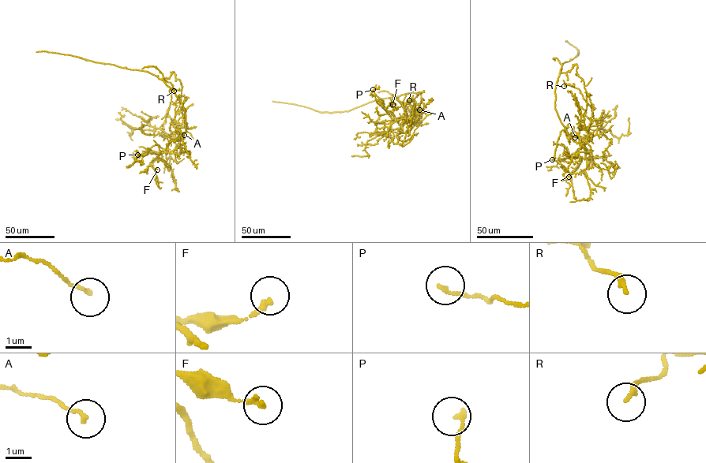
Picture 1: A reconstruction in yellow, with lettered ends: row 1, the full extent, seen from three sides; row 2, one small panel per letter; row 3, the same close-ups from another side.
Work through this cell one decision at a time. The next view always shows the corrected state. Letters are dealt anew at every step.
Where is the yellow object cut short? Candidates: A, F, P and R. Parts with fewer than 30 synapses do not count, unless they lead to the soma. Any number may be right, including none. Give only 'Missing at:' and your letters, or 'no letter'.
Missing at: no letter

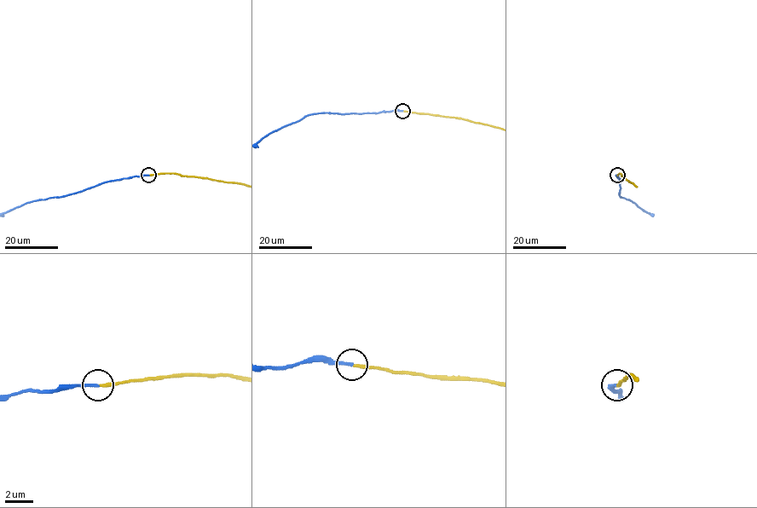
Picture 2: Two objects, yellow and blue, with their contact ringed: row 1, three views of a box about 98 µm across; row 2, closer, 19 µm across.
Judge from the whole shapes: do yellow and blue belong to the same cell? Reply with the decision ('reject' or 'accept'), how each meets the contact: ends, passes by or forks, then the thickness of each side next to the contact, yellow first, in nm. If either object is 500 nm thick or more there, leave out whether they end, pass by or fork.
accept; yellow ends; blue ends; calibres 240 and 240 nm

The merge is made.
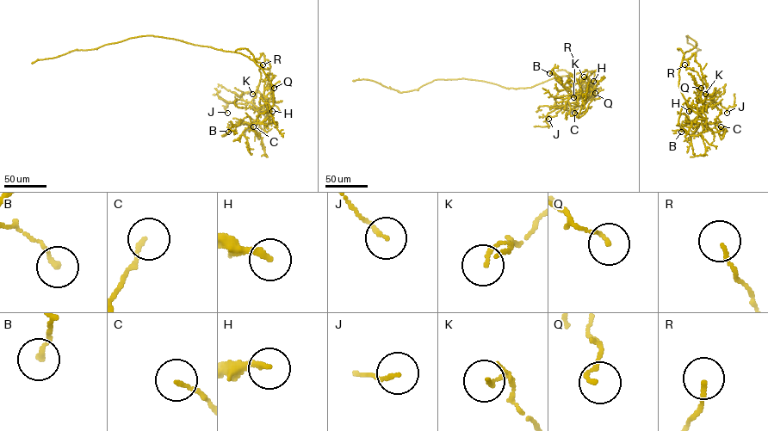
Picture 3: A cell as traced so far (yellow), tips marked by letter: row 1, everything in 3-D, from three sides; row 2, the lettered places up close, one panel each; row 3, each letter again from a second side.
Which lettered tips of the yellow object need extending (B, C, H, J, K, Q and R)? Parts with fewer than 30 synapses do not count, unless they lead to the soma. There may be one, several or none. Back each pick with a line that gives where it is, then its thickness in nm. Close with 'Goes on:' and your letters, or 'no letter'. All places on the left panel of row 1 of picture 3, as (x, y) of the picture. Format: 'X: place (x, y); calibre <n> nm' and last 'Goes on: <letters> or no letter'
H: place (272, 111); calibre 240 nm
Goes on: H

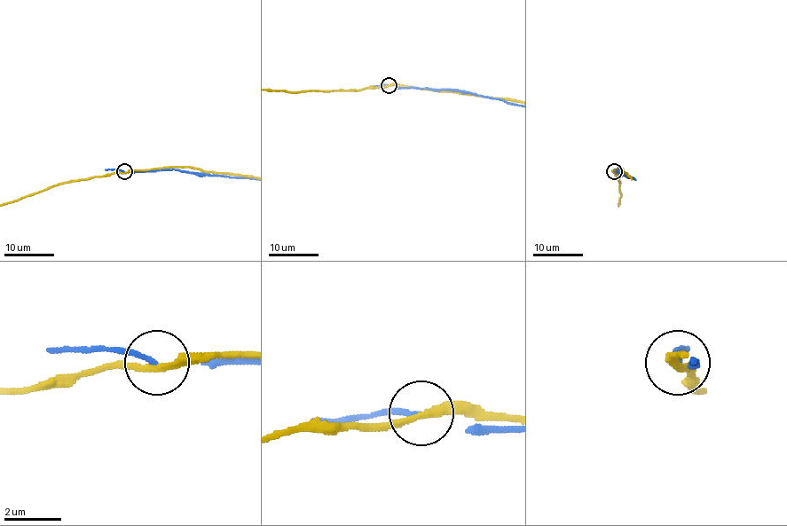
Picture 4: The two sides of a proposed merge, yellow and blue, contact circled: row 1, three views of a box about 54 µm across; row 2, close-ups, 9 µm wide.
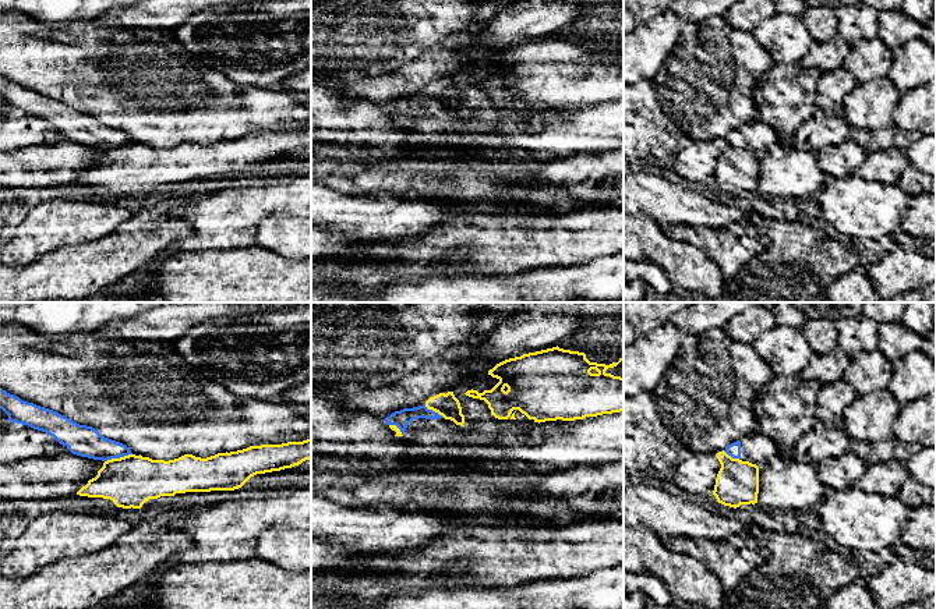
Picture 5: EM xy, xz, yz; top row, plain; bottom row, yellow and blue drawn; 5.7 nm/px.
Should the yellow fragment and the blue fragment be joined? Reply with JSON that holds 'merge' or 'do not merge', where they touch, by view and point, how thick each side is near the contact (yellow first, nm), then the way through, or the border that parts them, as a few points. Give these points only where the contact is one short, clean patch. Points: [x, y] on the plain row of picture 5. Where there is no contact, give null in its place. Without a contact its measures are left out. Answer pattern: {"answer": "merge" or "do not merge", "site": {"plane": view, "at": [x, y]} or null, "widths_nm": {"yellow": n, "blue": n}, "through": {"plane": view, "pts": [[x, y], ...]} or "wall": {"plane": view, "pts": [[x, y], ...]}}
{"answer": "do not merge", "site": {"plane": "xy", "at": [117, 147]}, "widths_nm": {"yellow": 300, "blue": 180}, "wall": {"plane": "xy", "pts": [[131, 141], [105, 149]]}}

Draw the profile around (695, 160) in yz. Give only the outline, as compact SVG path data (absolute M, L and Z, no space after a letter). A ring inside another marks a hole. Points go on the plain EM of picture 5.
M685 138L679 146L672 170L693 184L709 184L714 178L721 156L717 141L695 141Z

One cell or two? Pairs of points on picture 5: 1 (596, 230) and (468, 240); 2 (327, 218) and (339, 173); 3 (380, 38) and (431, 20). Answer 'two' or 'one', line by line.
1: one
2: two
3: one

